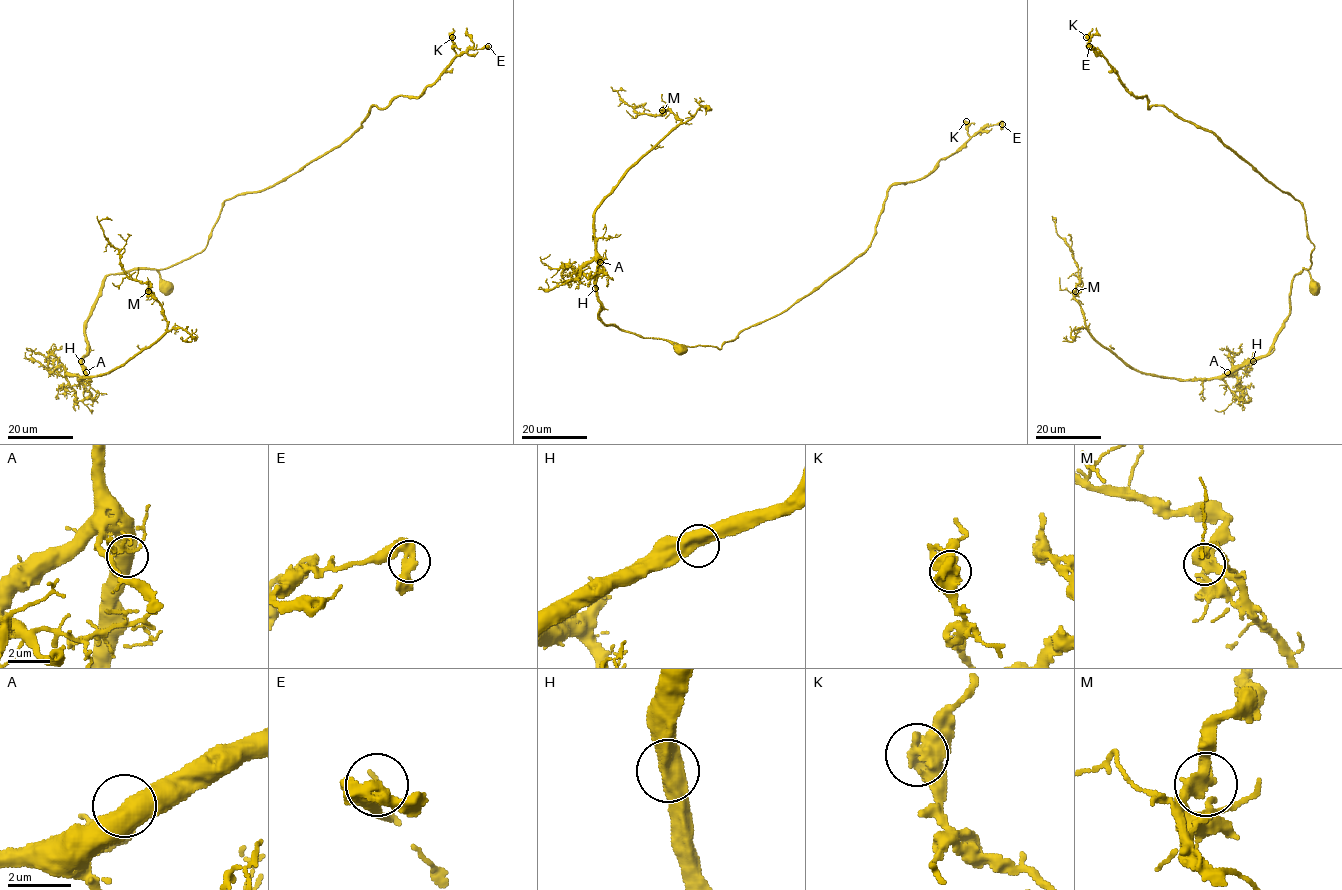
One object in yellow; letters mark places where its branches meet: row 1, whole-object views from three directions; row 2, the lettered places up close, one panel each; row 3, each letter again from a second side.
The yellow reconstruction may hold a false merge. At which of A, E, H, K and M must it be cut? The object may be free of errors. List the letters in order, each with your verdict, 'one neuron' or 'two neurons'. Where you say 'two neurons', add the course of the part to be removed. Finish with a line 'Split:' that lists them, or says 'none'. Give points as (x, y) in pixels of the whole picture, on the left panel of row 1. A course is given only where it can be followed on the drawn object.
A: one neuron
E: one neuron
H: one neuron
K: one neuron
M: one neuron
Split: none

